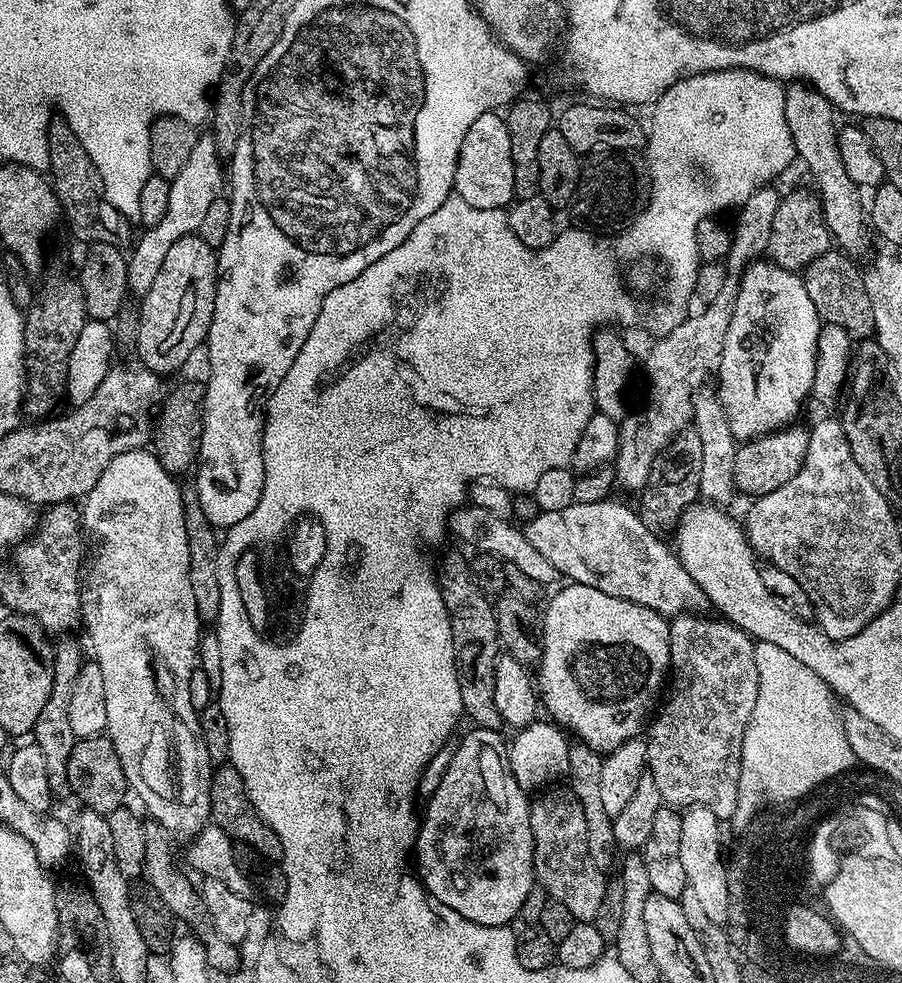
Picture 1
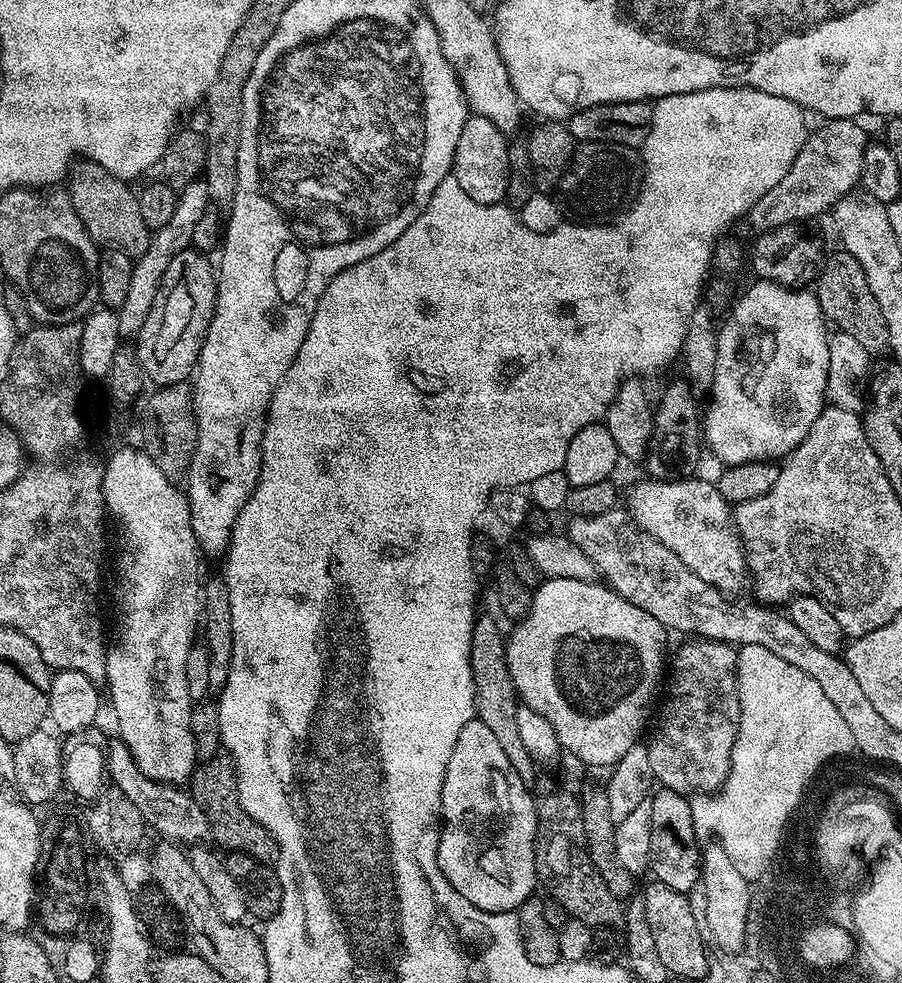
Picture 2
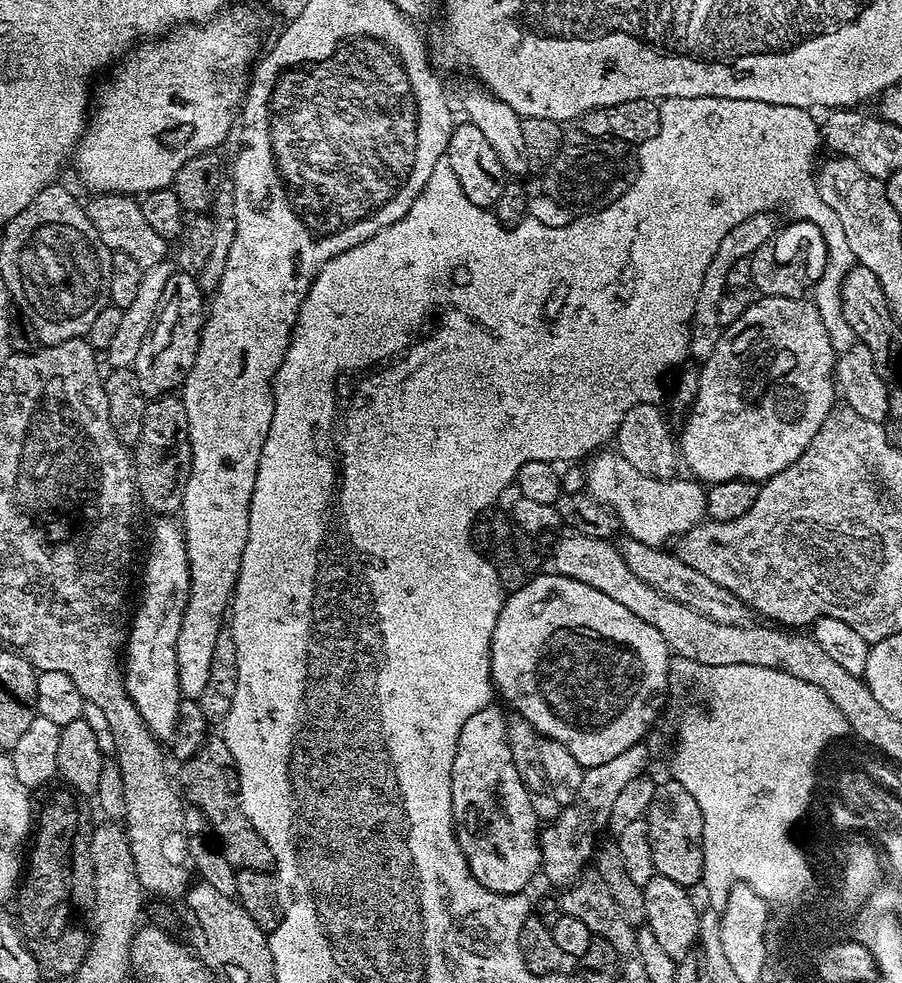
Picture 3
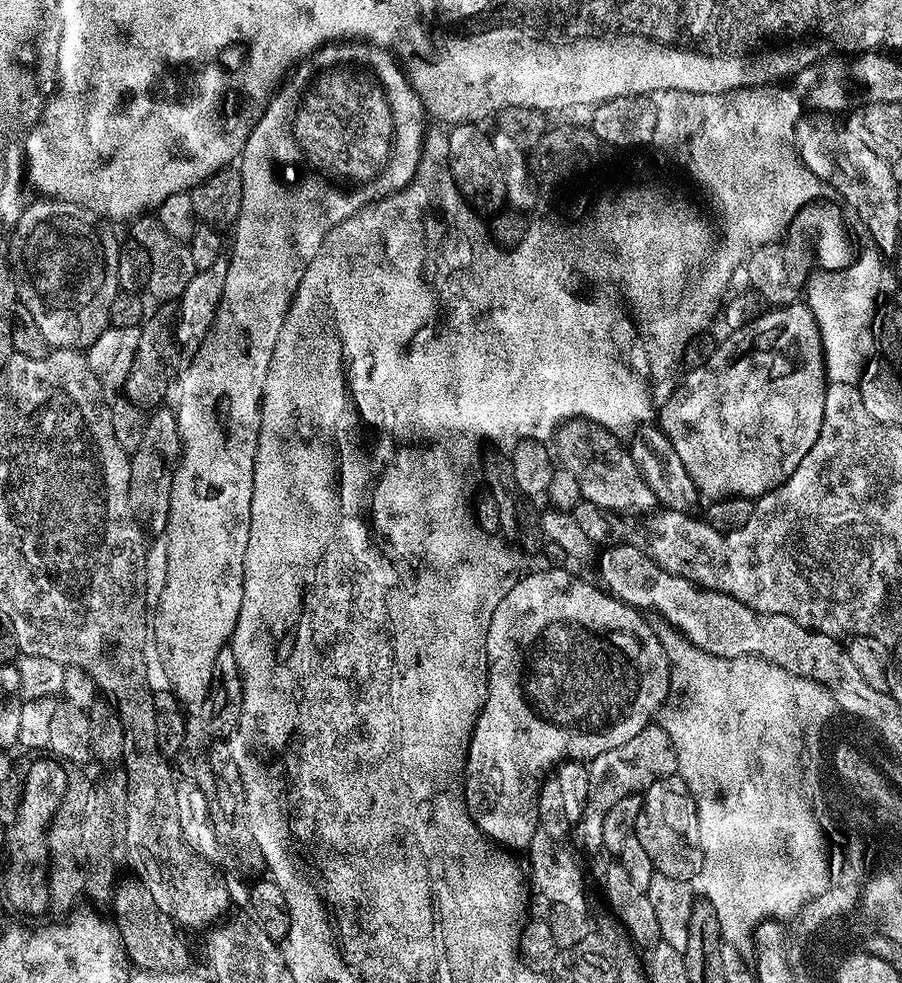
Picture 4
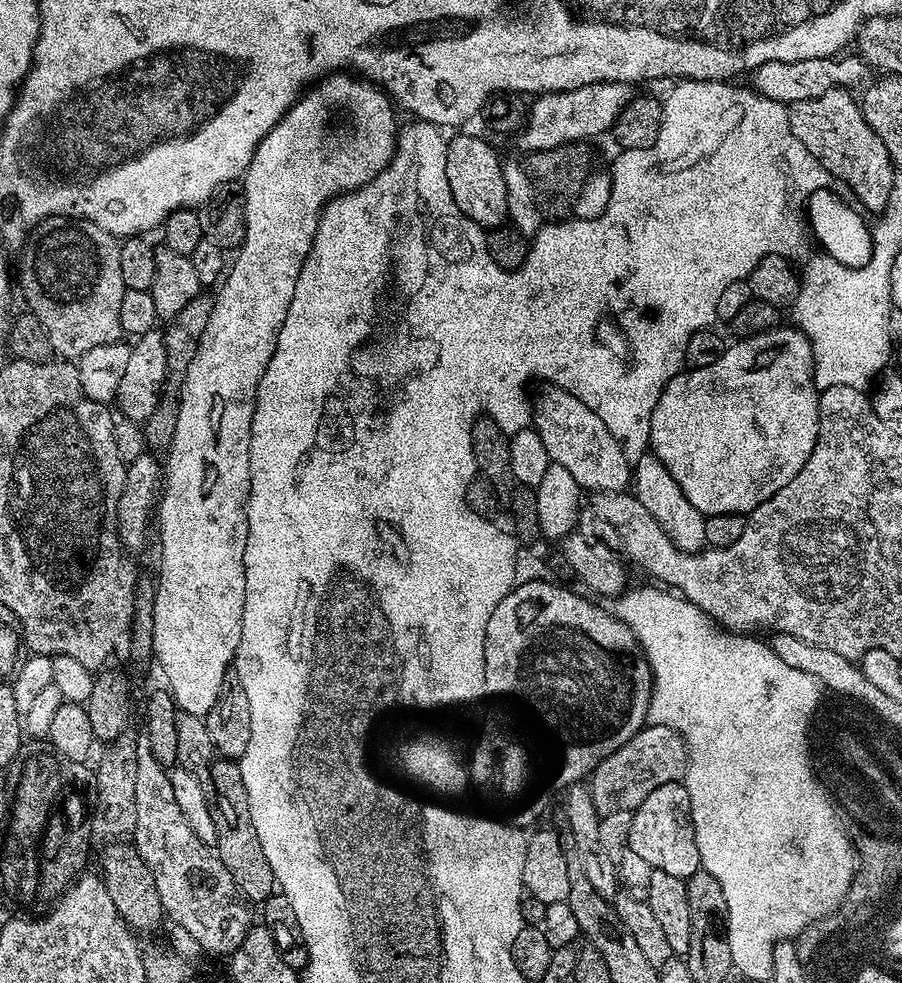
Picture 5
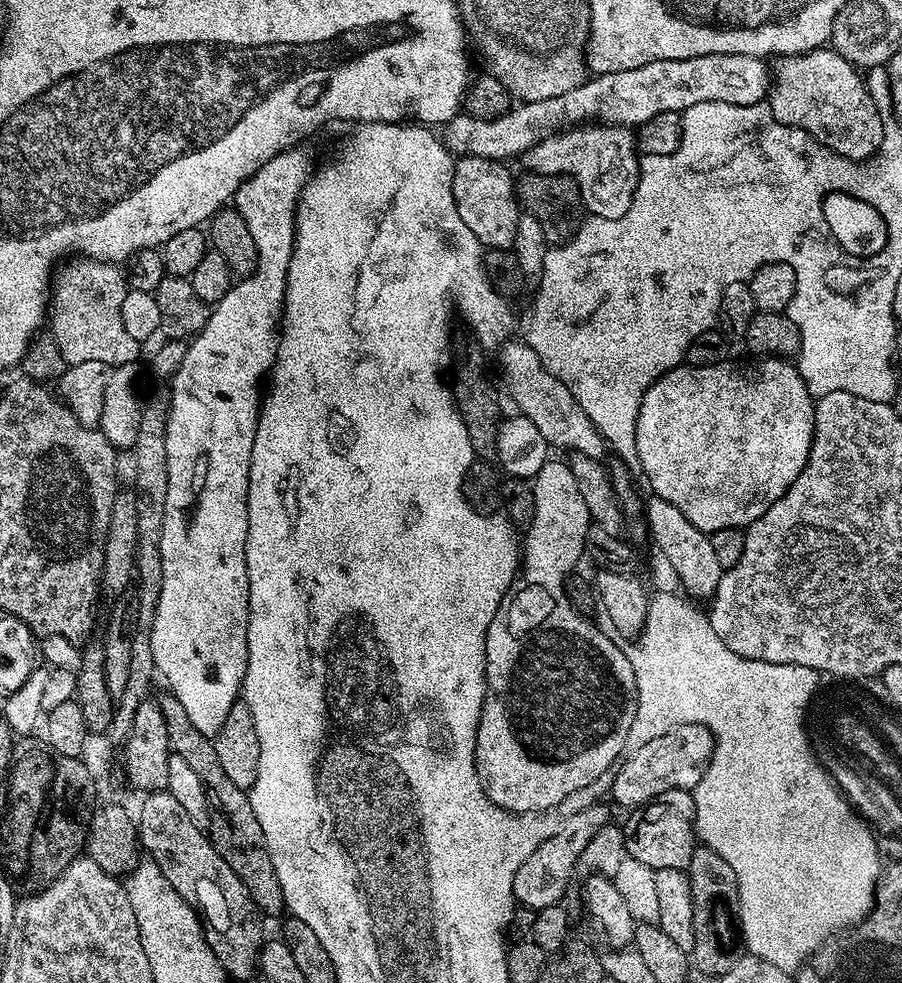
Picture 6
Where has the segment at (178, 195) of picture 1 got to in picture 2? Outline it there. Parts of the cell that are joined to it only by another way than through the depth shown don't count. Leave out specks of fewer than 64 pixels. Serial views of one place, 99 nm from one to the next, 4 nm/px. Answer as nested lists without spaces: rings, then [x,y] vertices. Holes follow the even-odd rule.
[[[204,178],[190,182],[186,187],[179,189],[170,222],[166,222],[166,226],[155,229],[150,246],[146,246],[146,254],[135,257],[130,274],[130,291],[126,293],[126,302],[122,302],[122,306],[117,311],[121,337],[135,338],[140,335],[142,326],[146,322],[146,314],[150,314],[150,306],[154,306],[154,298],[158,294],[162,274],[166,274],[166,266],[170,266],[172,259],[177,254],[182,254],[182,250],[192,247],[196,223],[202,219],[202,214],[206,214],[209,206],[207,182]]]

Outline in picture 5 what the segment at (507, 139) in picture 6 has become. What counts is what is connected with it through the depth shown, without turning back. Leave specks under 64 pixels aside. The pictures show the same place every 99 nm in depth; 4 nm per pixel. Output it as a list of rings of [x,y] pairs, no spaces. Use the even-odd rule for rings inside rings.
[[[848,54],[810,58],[798,62],[766,62],[751,73],[750,84],[760,95],[777,100],[785,106],[797,104],[800,100],[818,98],[822,94],[826,94],[826,90],[835,88],[852,90],[855,89],[855,84],[863,85],[869,79],[867,76],[870,73],[870,68],[859,55],[844,55]],[[609,80],[601,84],[578,86],[578,90],[537,95],[528,109],[526,126],[518,133],[521,153],[541,152],[563,144],[588,142],[591,136],[600,136],[603,132],[605,135],[633,96],[633,85]]]

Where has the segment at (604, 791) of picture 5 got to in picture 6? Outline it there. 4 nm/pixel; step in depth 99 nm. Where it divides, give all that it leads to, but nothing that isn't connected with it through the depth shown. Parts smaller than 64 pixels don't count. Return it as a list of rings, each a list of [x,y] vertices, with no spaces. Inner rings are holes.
[[[704,724],[678,726],[658,738],[648,740],[631,753],[628,761],[625,759],[615,769],[612,784],[610,780],[610,796],[612,792],[613,798],[624,810],[631,810],[647,804],[666,790],[699,789],[703,785],[708,763],[712,760],[713,747],[713,734]]]

